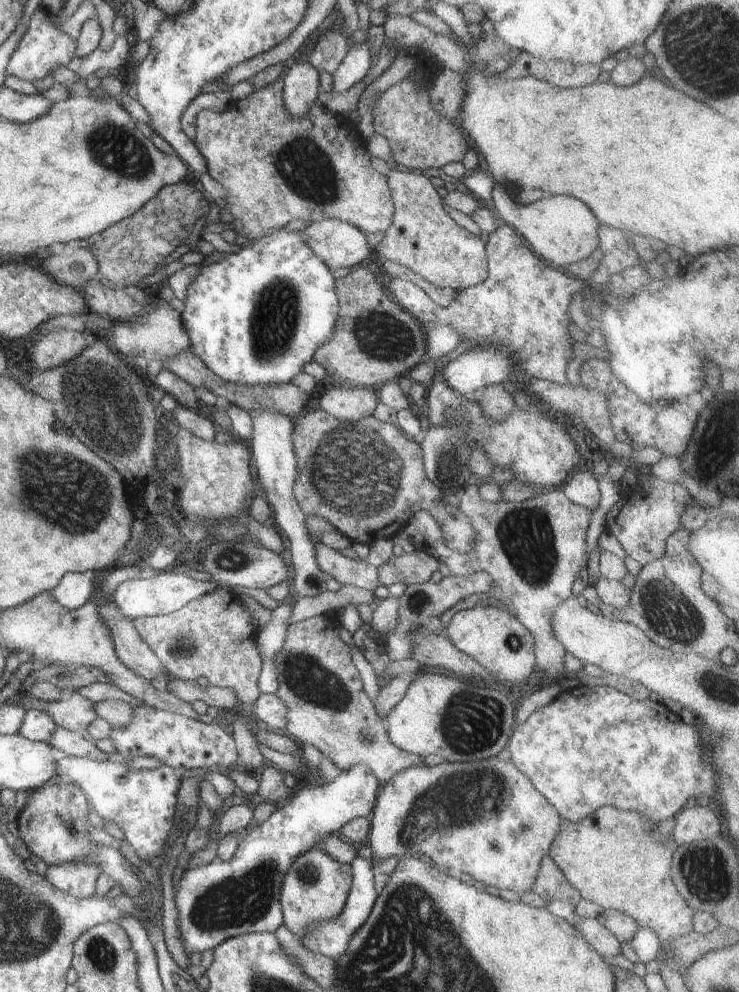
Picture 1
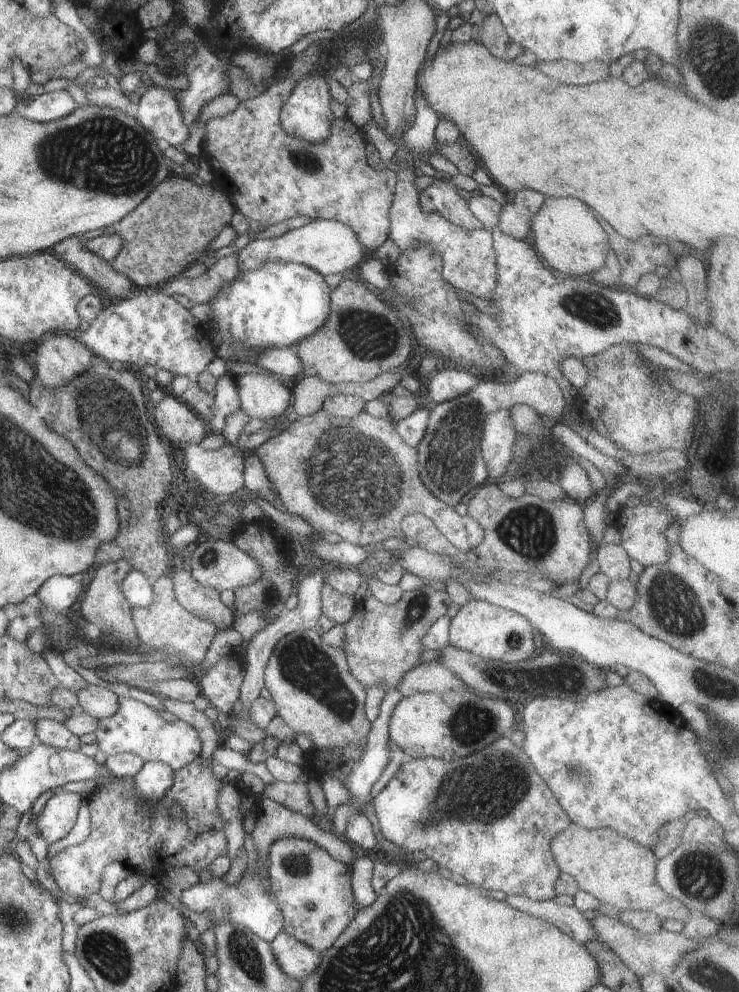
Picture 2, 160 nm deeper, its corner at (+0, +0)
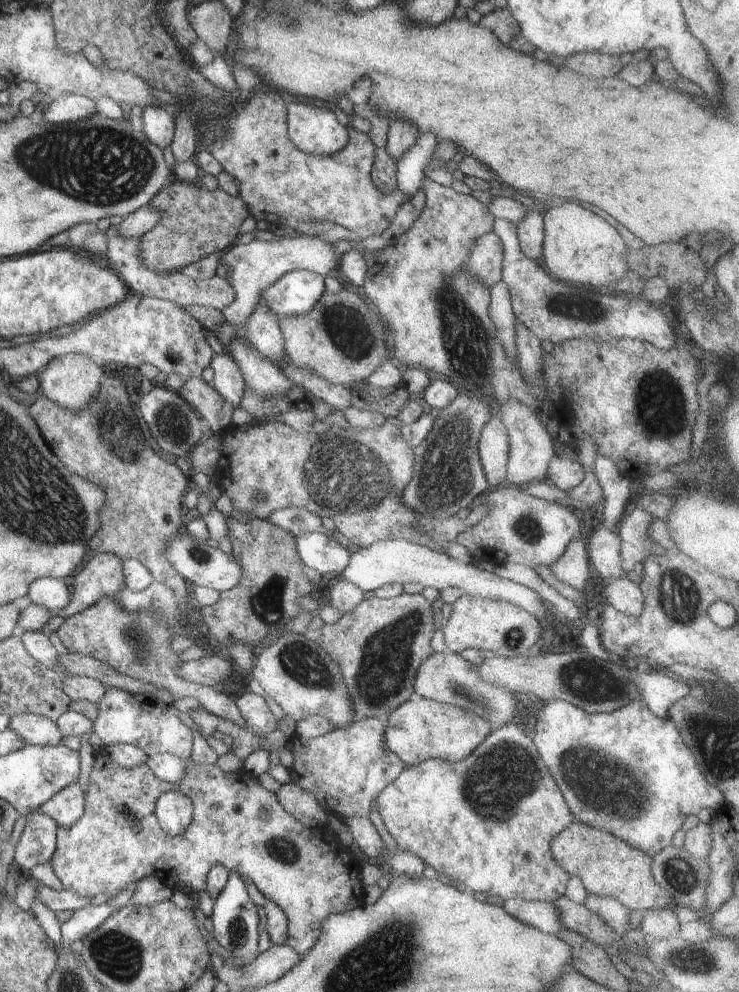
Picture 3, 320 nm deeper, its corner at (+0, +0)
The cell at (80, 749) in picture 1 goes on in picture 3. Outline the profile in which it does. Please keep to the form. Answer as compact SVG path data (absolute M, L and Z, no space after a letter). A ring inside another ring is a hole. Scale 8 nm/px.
M32 713L12 715L8 729L18 733L26 745L60 745L64 737L55 721Z

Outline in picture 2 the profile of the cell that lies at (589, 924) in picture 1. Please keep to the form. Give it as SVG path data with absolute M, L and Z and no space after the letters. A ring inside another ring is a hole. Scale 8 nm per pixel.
M507 895L505 901L521 913L557 926L565 935L581 943L596 939L590 923L575 906L559 905L553 899L538 902L518 895Z

